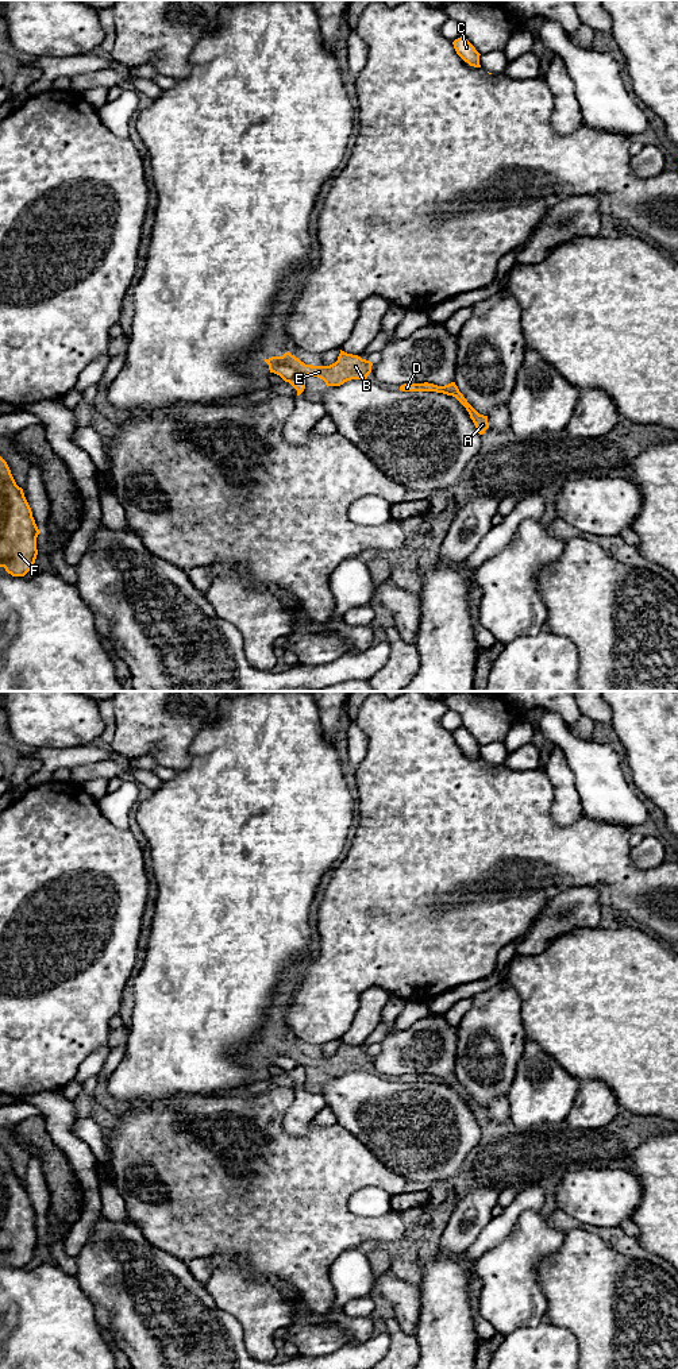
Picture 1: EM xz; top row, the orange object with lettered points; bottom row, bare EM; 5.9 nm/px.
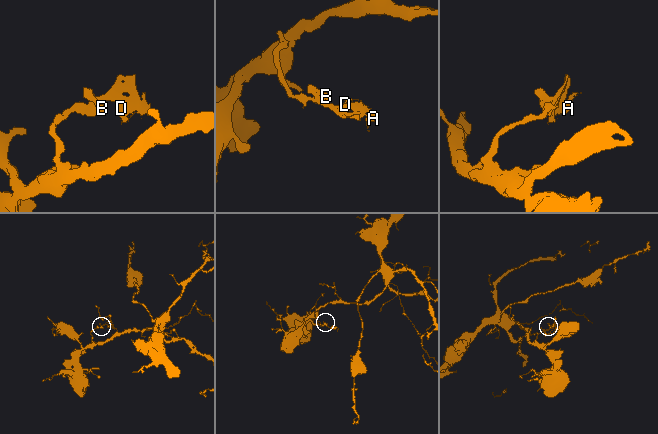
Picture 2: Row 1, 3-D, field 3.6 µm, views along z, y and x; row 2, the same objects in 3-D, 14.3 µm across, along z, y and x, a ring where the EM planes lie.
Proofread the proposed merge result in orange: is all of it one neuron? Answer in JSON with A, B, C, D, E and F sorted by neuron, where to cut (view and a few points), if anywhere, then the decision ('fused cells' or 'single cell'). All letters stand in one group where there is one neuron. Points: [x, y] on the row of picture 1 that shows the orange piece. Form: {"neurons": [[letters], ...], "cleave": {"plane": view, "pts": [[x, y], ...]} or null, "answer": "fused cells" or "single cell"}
{"neurons": [["A", "B", "D", "E"], ["C", "F"]], "cleave": {"plane": "xz", "pts": [[281, 357], [288, 365], [305, 376]]}, "answer": "fused cells"}

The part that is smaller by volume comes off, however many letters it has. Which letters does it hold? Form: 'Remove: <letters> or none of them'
Remove: A, B, D, E

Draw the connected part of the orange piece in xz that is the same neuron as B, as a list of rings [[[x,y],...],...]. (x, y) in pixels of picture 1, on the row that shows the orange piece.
[[[340,350],[338,360],[330,366],[305,365],[289,351],[282,355],[284,362],[308,377],[313,375],[325,382],[327,386],[340,386],[351,379],[366,379],[371,373],[373,363],[358,355],[347,354]]]

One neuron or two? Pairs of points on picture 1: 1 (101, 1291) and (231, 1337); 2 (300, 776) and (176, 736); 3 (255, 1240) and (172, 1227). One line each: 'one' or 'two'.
1: one
2: two
3: one

